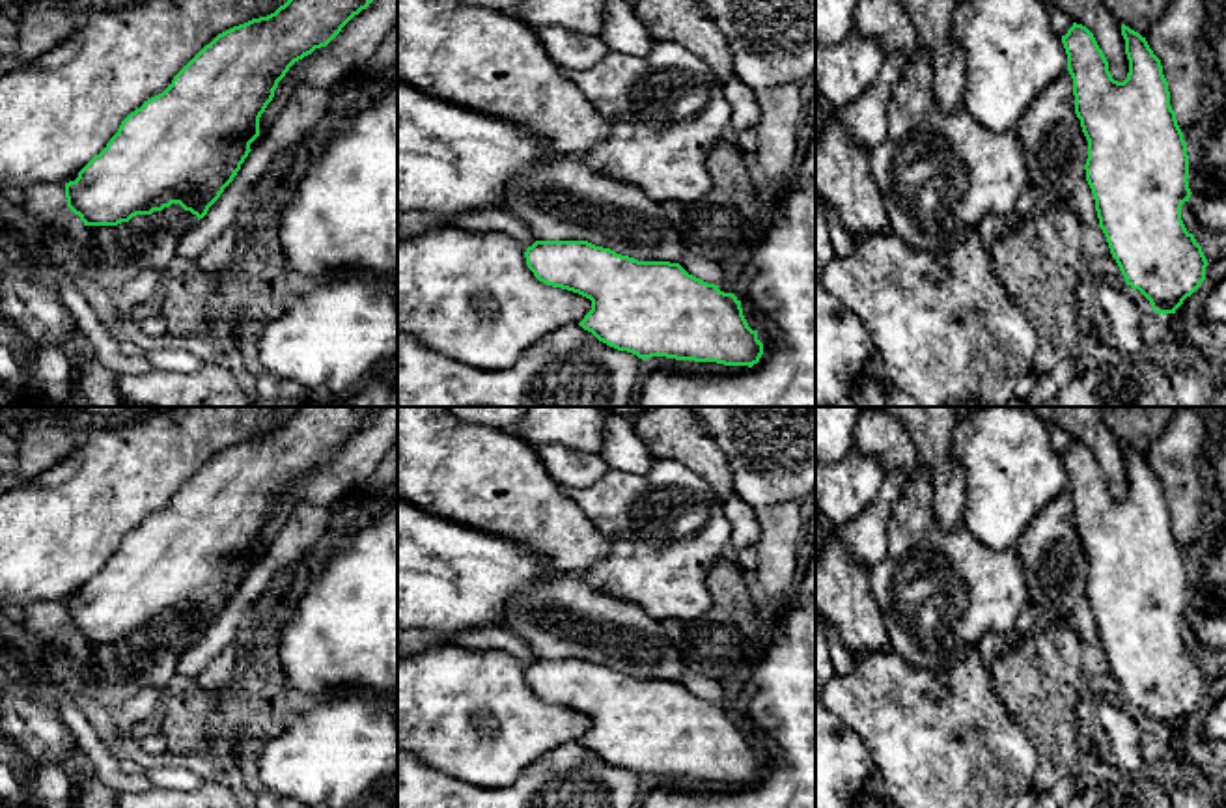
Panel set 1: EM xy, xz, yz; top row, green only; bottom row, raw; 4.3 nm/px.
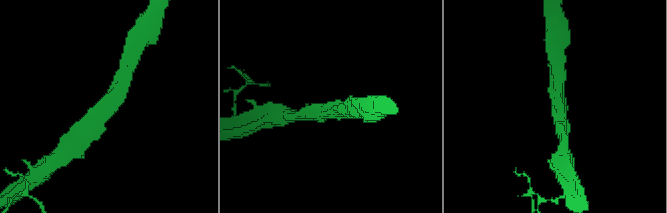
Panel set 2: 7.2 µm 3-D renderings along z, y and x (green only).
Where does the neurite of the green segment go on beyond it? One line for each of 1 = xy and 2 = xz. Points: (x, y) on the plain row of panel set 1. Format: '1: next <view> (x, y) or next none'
1: next none
2: next none

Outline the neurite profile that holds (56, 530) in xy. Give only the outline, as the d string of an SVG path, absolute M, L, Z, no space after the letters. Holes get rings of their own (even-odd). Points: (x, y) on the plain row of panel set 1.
M174 407L101 420L80 435L73 452L0 495L0 601L67 601L118 550L121 539L162 511L174 495L218 452L267 435L297 407Z

